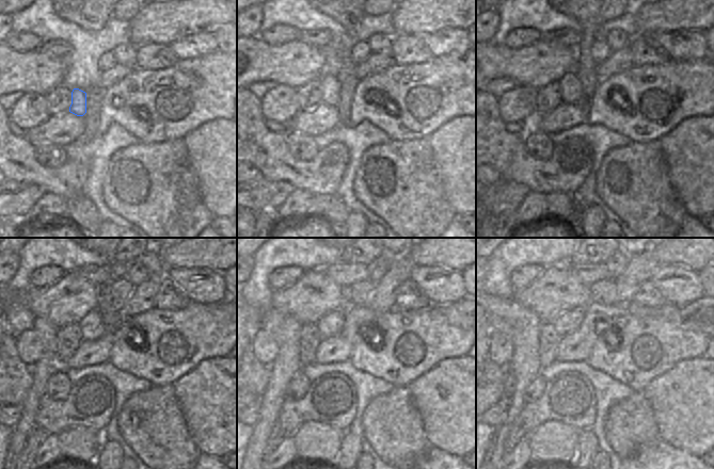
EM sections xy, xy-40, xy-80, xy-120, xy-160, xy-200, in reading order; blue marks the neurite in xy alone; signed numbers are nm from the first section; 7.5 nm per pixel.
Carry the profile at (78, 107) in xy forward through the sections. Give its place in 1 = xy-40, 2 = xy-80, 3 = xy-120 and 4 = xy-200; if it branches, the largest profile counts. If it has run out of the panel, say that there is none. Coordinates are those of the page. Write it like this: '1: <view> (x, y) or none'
1: xy-40 (330, 85)
2: xy-80 (570, 85)
3: xy-120 (92, 327)
4: xy-200 (569, 321)

